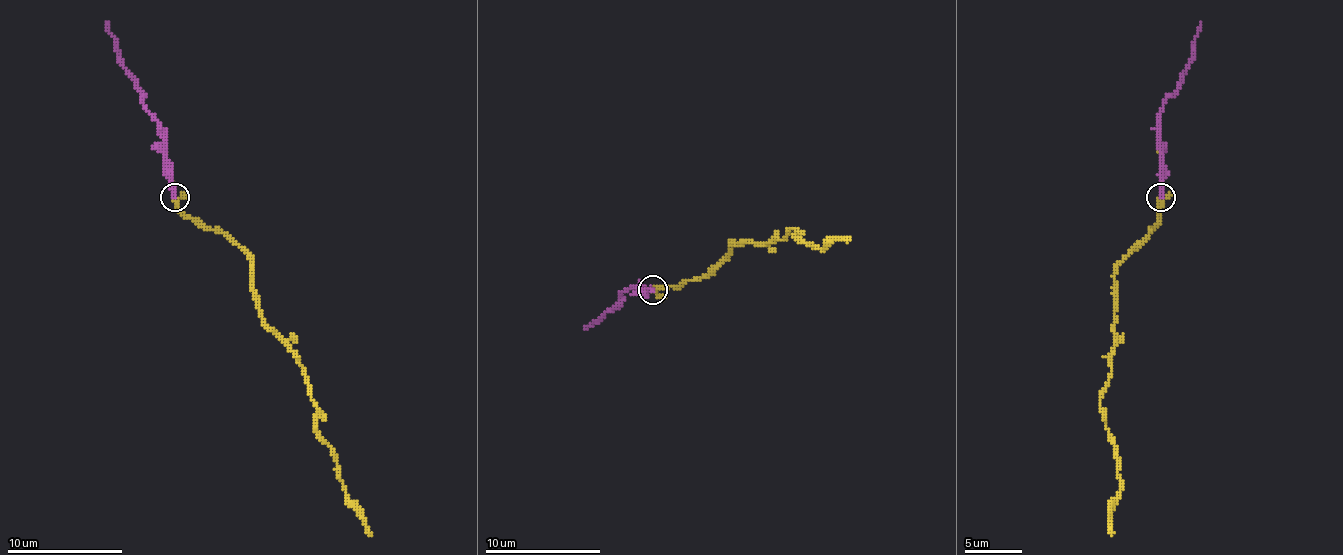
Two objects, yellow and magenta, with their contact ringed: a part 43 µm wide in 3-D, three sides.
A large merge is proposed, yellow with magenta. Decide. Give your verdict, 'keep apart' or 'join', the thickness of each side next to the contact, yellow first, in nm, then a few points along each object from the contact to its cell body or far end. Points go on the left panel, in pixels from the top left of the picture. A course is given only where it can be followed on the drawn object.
join | 240/260 nm | yellow via (175, 198), (187, 215), (227, 235), (253, 267), (259, 316), (299, 362), (345, 501), (371, 535) | magenta via (175, 198), (166, 131), (149, 111), (135, 77), (123, 65), (117, 39), (106, 22)

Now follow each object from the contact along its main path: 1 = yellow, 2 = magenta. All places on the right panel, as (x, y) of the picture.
1: (1160, 198), (1149, 235), (1117, 267), (1111, 362), (1100, 400), (1120, 480), (1111, 535)
2: (1160, 198), (1160, 111), (1189, 65), (1200, 22)

